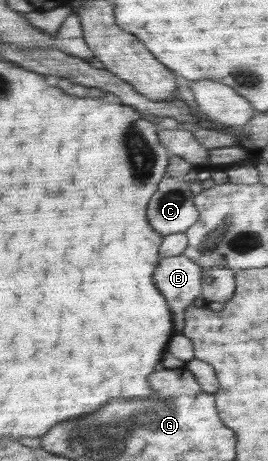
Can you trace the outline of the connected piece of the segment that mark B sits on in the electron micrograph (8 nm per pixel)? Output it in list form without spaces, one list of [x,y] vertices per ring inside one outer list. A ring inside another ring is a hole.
[[[181,254],[163,258],[153,273],[154,283],[165,296],[172,313],[173,336],[182,334],[183,312],[202,293],[202,270],[198,263]]]

